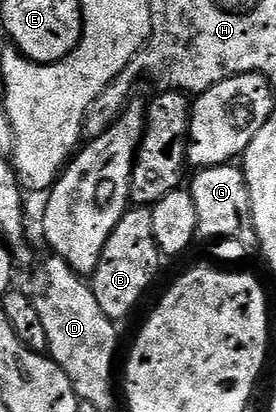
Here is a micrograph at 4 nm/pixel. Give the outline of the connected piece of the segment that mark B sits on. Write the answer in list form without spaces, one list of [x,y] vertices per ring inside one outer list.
[[[133,206],[114,225],[114,233],[102,249],[102,257],[90,276],[92,292],[102,305],[102,313],[114,321],[121,321],[140,303],[140,298],[148,291],[148,286],[160,271],[162,256],[154,241],[154,217],[146,207]]]

